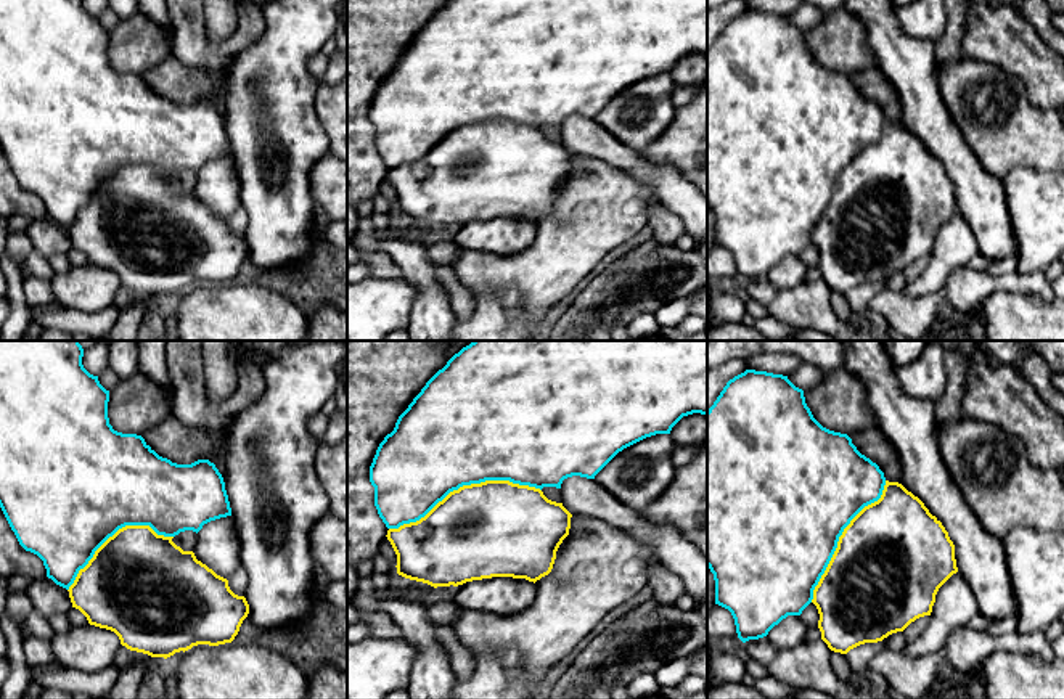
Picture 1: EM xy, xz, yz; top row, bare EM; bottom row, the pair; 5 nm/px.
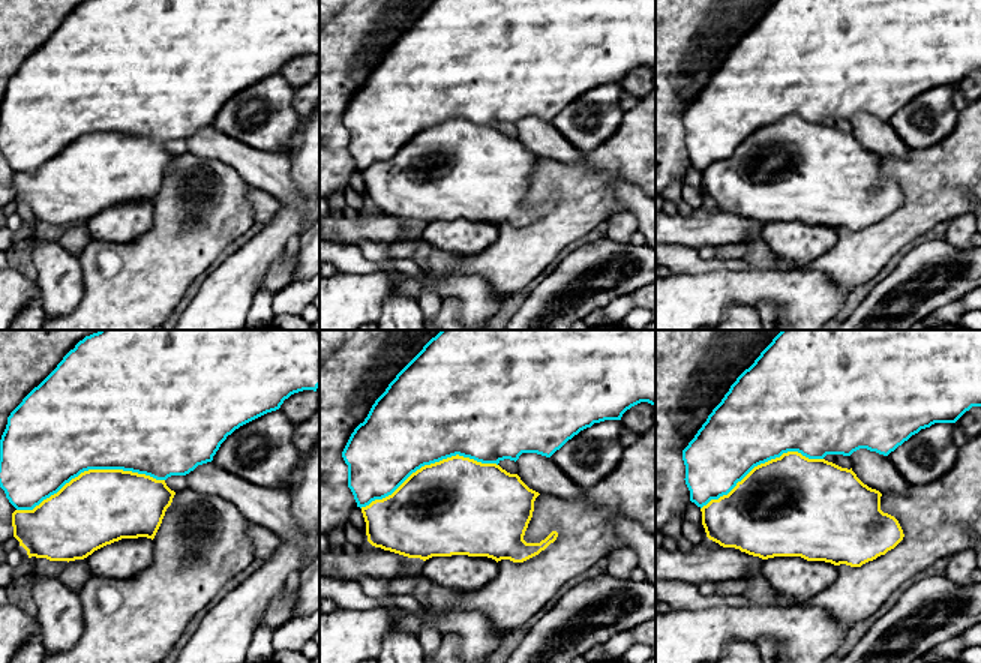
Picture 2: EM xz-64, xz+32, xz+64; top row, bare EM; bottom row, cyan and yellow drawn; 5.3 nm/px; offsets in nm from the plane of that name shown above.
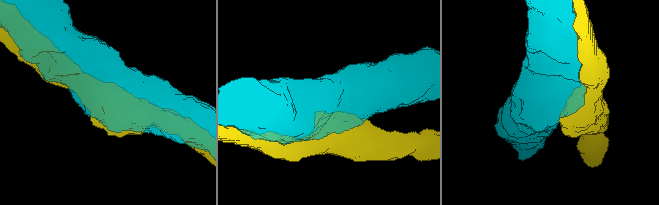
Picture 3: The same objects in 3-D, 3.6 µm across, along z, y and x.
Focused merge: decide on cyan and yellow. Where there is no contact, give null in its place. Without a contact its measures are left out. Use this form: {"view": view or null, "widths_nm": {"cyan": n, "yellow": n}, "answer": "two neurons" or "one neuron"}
{"view": "xz", "widths_nm": {"cyan": 500, "yellow": 480}, "answer": "one neuron"}

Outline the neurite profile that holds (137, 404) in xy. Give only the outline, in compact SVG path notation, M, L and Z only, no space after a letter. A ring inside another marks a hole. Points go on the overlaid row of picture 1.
M146 374L121 379L109 390L108 418L114 431L141 435L172 415L172 400Z

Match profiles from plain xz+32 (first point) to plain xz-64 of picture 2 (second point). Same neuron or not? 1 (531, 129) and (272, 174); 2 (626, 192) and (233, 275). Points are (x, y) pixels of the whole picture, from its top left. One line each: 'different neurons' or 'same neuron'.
1: same neuron
2: different neurons

